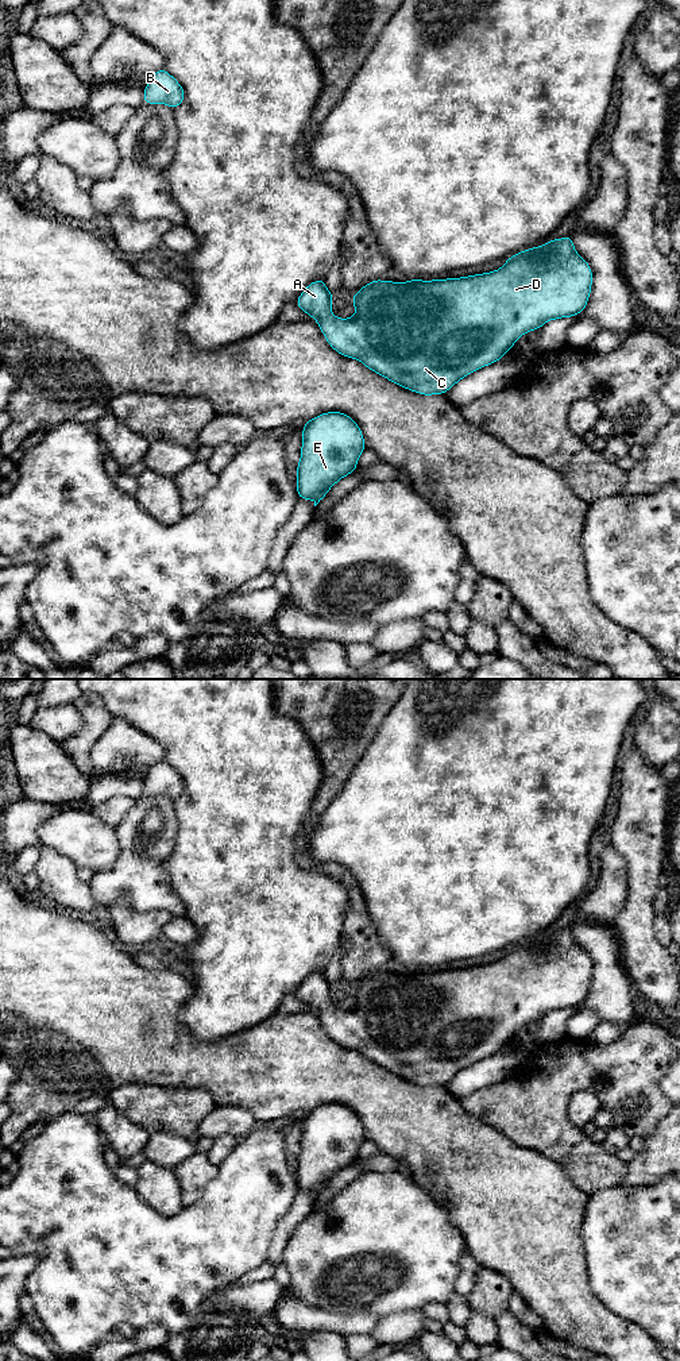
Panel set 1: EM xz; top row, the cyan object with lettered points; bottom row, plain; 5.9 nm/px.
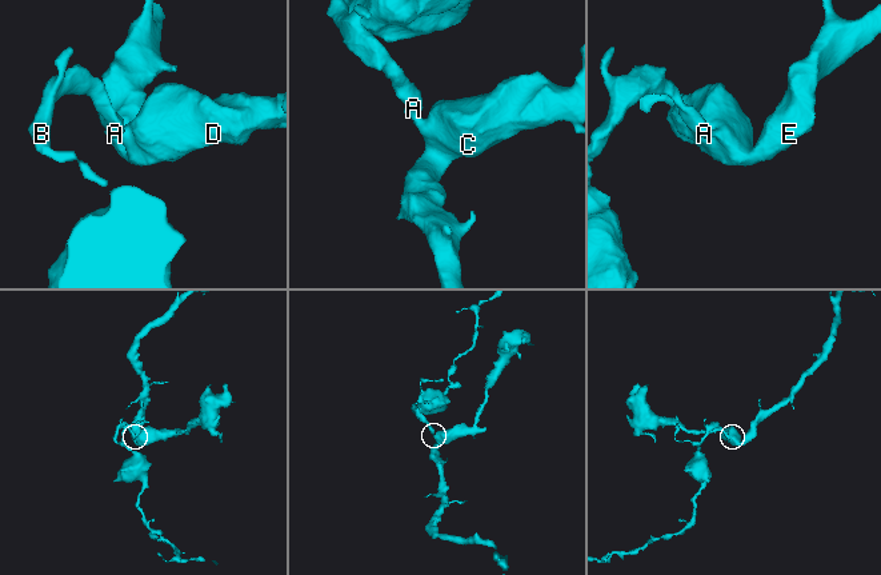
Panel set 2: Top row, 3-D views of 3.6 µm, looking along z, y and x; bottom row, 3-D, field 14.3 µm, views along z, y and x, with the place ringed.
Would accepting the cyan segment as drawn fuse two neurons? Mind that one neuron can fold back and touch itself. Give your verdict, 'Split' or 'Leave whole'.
Leave whole

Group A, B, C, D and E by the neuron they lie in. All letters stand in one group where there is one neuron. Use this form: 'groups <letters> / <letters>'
groups A B C D E

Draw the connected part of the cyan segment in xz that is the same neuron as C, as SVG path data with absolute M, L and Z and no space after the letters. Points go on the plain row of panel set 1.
M564 928L561 930L550 930L544 937L537 937L521 944L514 945L513 948L506 951L503 959L483 964L483 965L474 965L468 968L460 969L447 969L447 971L432 971L432 972L422 972L413 969L407 973L394 973L394 972L382 972L374 971L364 976L356 986L351 988L352 995L355 996L356 1005L353 1009L349 1010L339 1010L331 1005L332 1000L332 991L333 986L327 980L325 971L317 971L309 975L304 983L297 990L297 998L312 1007L313 1011L317 1013L322 1026L325 1028L328 1036L343 1048L358 1050L360 1052L367 1060L372 1061L374 1064L385 1068L386 1071L407 1080L416 1083L422 1087L433 1087L433 1086L445 1086L453 1076L456 1076L461 1069L470 1067L471 1064L492 1056L513 1040L515 1032L522 1026L541 1019L549 1011L556 1011L561 1009L573 1009L582 1005L586 1000L591 986L592 978L592 961L590 956L583 951L573 938L572 928Z

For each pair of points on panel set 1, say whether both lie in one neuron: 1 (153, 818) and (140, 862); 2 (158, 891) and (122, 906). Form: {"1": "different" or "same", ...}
{"1": "same", "2": "different"}

